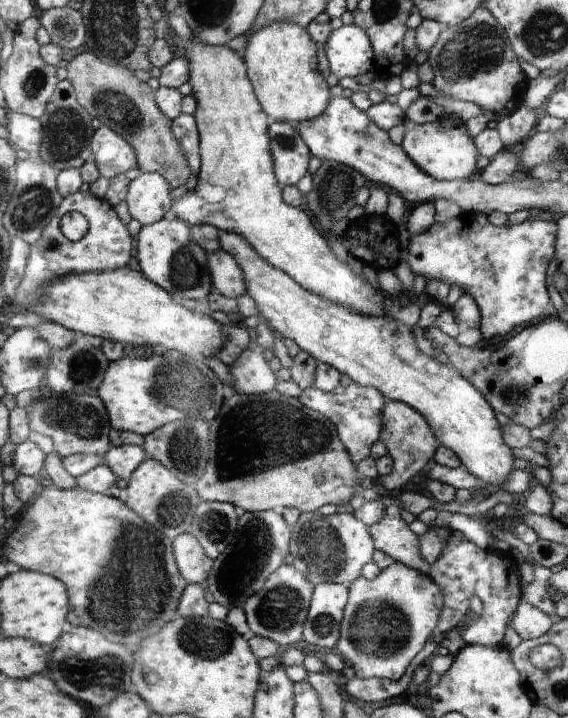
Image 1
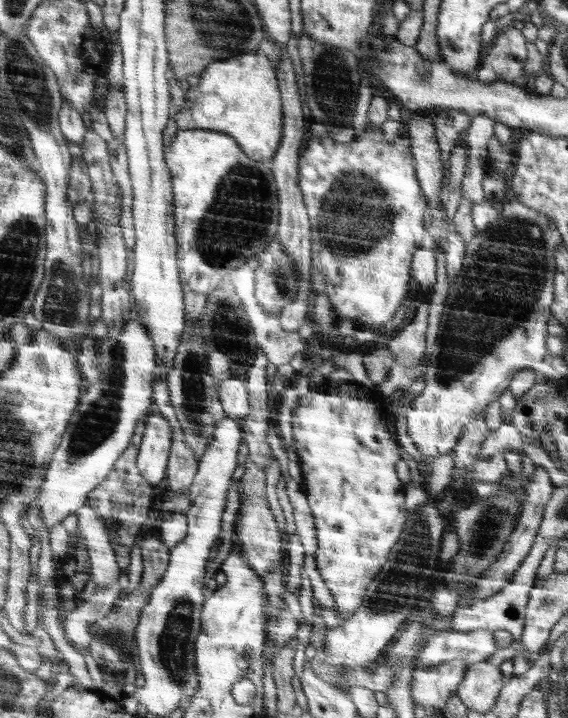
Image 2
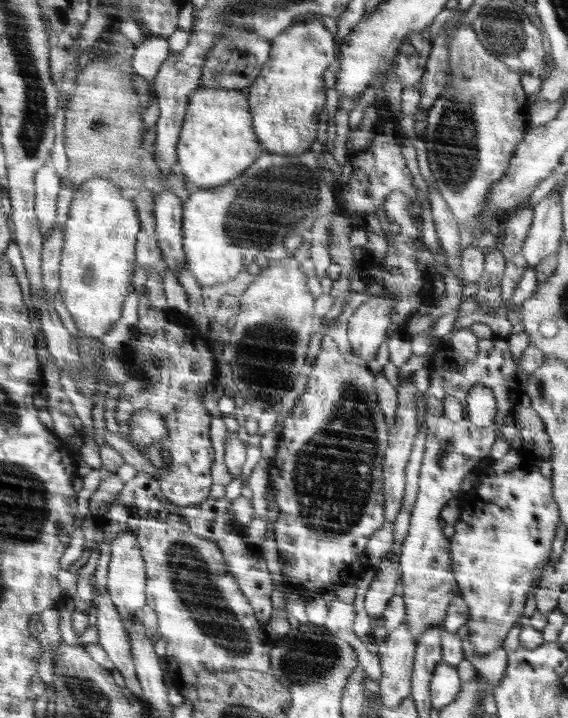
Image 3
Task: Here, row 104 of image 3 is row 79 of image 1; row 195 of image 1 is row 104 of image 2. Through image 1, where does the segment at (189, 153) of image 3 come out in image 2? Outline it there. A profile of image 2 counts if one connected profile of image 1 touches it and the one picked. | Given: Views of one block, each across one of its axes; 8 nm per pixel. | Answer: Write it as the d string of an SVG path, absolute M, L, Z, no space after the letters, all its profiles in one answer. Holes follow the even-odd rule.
M261 47L254 52L242 54L232 60L213 62L208 70L200 74L200 82L196 86L190 86L185 94L183 107L175 115L178 131L192 129L207 129L232 136L243 149L248 158L256 162L267 161L275 156L283 142L283 102L282 91L279 86L279 77L268 56Z

